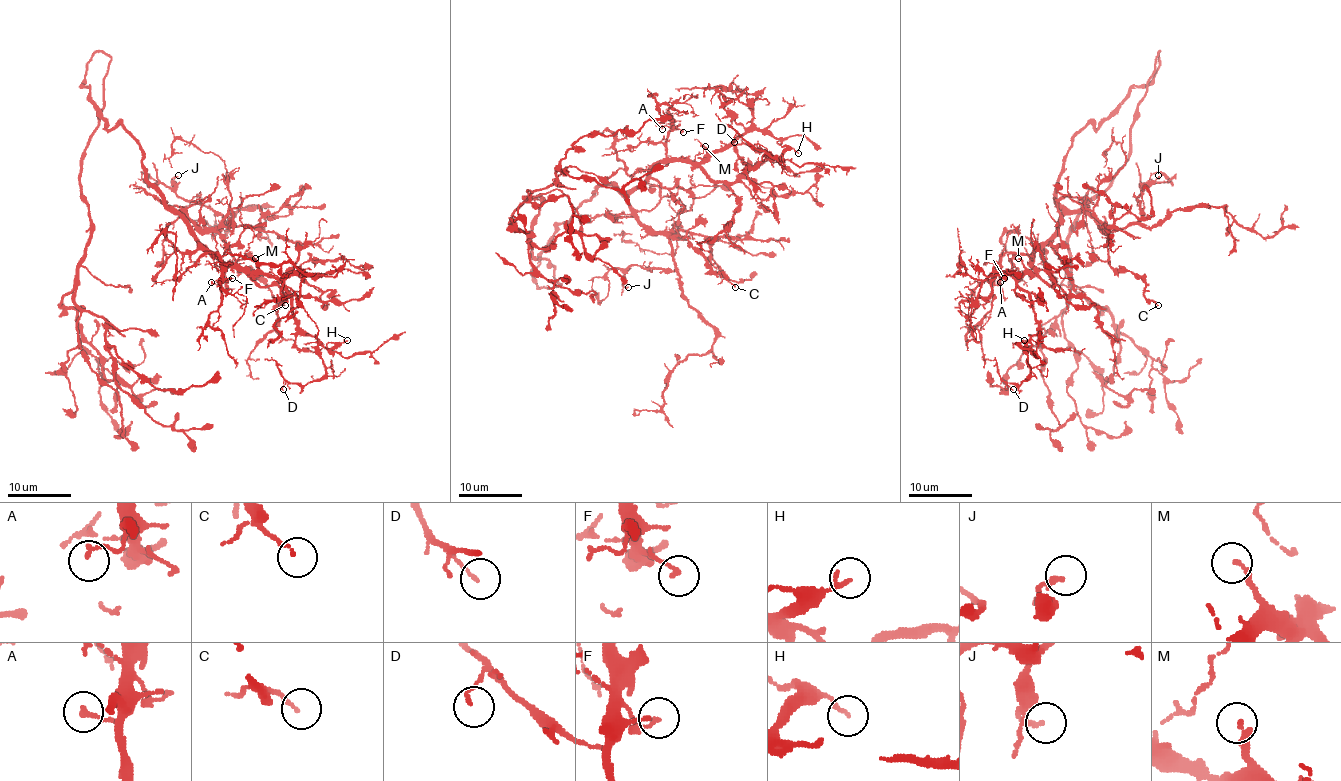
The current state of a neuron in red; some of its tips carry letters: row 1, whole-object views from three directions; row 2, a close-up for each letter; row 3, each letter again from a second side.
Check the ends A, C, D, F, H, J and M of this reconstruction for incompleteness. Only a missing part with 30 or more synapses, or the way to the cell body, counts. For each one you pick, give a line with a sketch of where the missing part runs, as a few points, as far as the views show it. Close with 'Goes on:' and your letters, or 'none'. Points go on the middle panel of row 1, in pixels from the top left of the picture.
M: Course of what is missing: (705, 146), (708, 150), (718, 130), (708, 126), (665, 140), (667, 134)
Goes on: M

